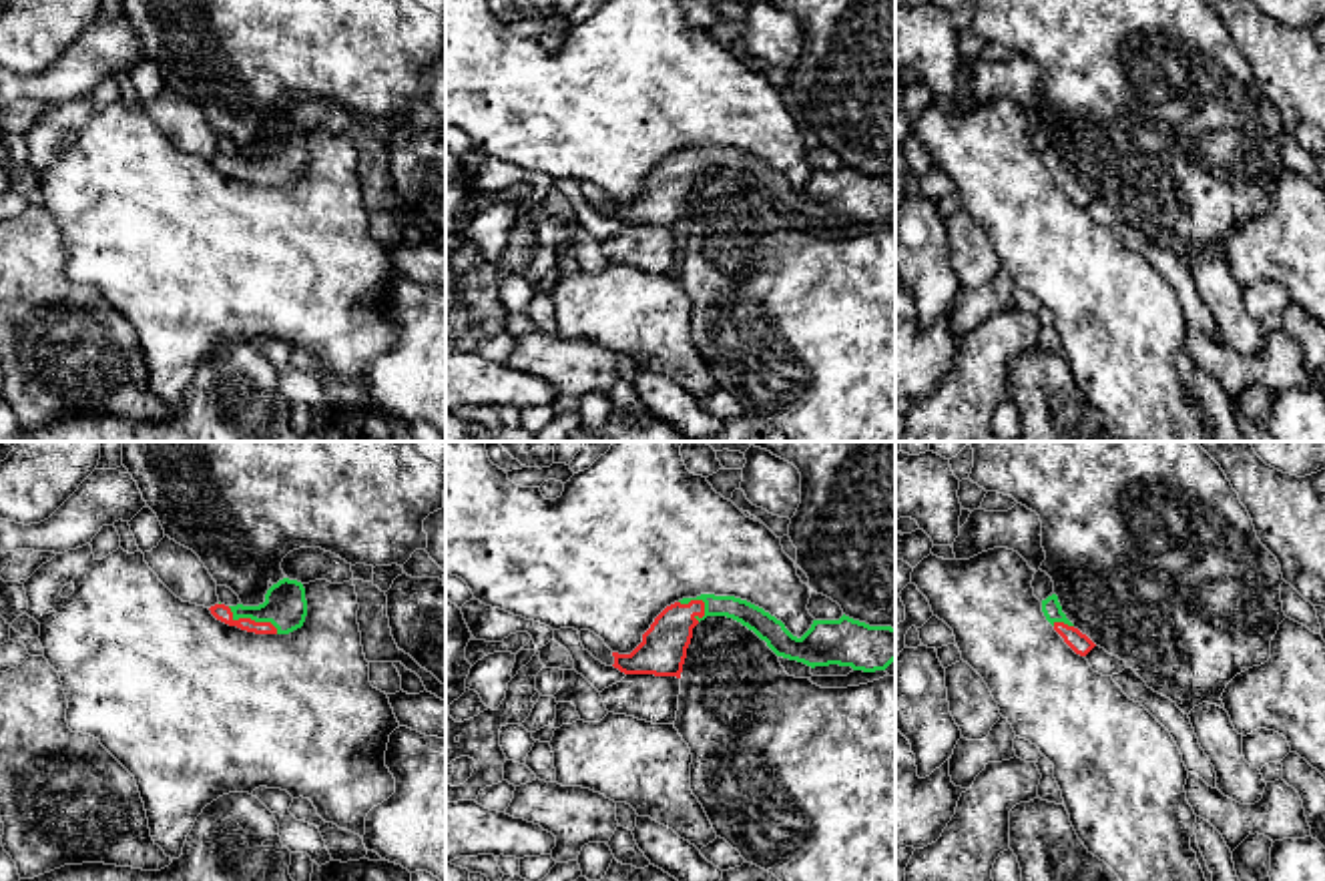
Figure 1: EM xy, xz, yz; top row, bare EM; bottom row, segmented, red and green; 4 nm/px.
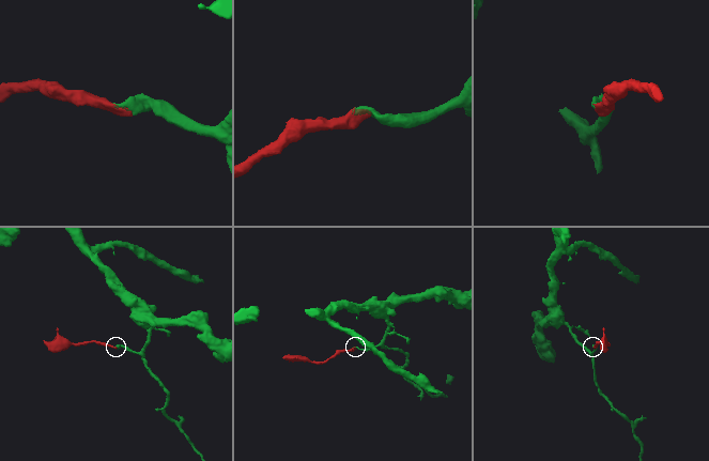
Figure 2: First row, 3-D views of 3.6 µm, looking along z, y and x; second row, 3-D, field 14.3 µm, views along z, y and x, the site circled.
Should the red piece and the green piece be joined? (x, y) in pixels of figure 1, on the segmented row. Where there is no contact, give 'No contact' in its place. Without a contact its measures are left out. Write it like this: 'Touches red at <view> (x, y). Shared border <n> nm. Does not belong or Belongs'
Touches red at xy (249, 619). Shared border 240 nm. Belongs

